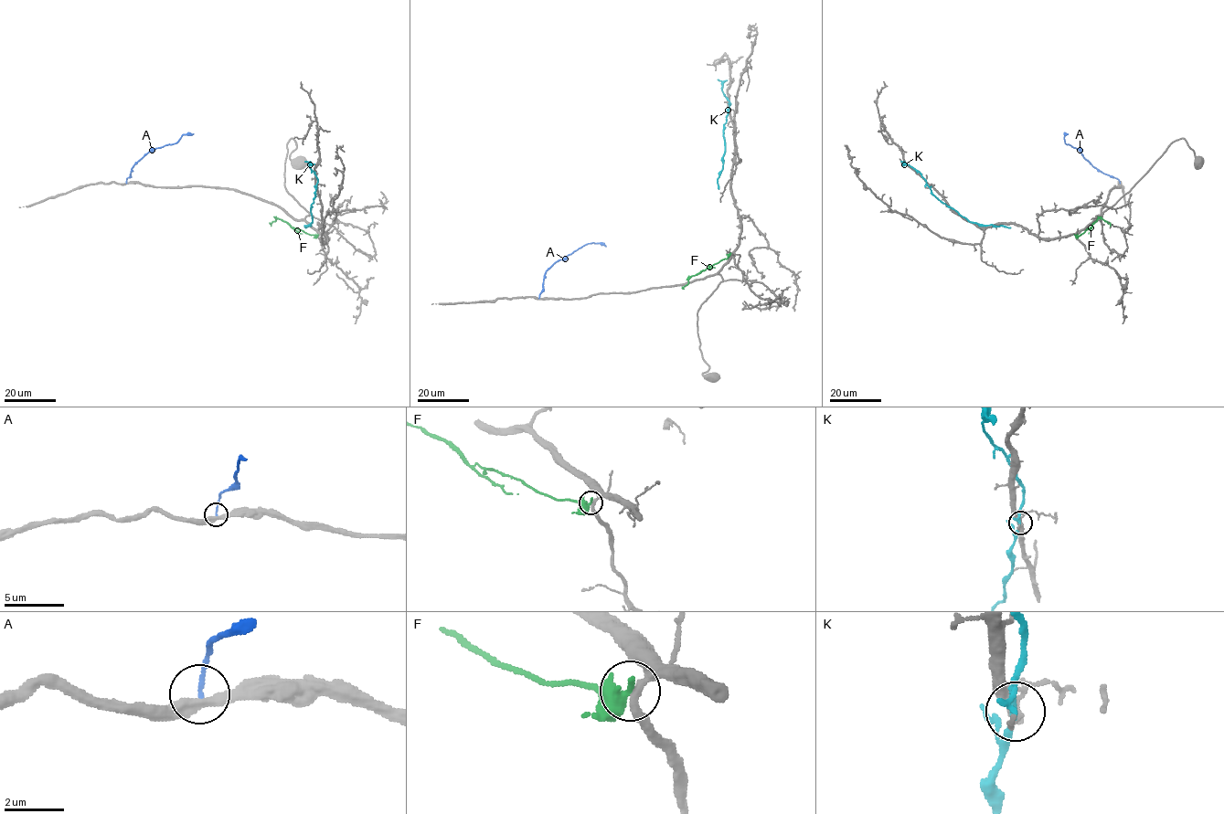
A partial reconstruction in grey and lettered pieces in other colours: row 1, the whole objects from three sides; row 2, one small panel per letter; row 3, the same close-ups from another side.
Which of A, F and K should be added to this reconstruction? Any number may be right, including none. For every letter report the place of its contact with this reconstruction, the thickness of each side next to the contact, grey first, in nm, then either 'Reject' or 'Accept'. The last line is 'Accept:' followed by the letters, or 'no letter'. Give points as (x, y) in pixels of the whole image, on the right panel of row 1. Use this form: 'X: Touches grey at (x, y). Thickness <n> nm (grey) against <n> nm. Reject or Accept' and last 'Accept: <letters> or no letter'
A: Touches grey at (1120, 183). Thickness 400 nm (grey) against 110 nm. Reject
F: Touches grey at (1075, 236). Thickness 280 nm (grey) against 480 nm. Reject
K: Touches grey at (925, 186). Thickness 110 nm (grey) against 190 nm. Reject
Accept: no letter

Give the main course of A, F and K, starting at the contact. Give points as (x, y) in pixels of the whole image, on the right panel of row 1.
A: (1120, 183), (1095, 168), (1076, 148), (1065, 143), (1064, 134), (1068, 133)
F: (1075, 236), (1090, 227), (1099, 218), (1110, 226)
K: (925, 186), (970, 221), (1010, 227)

